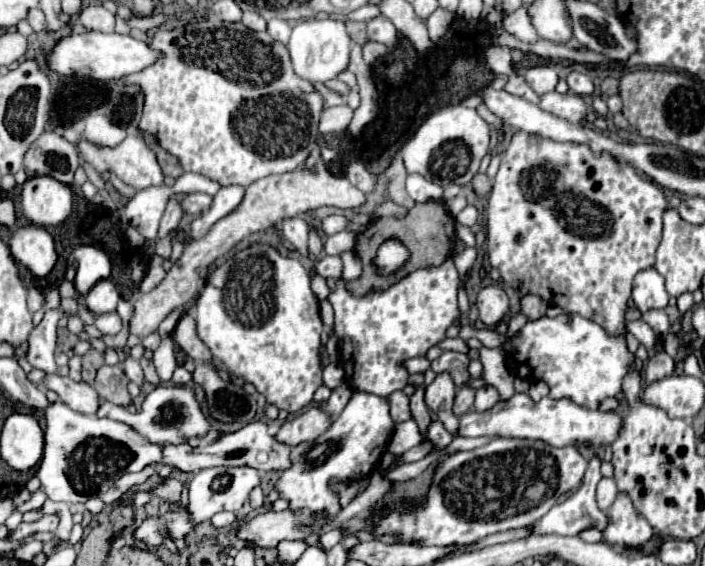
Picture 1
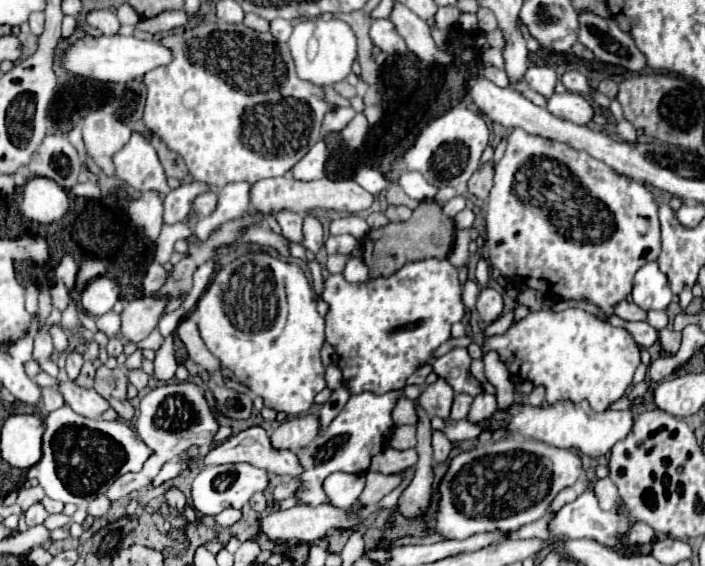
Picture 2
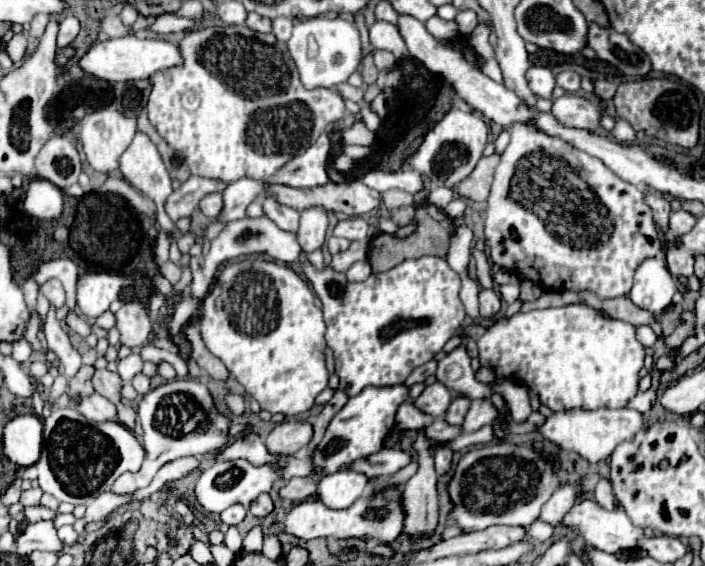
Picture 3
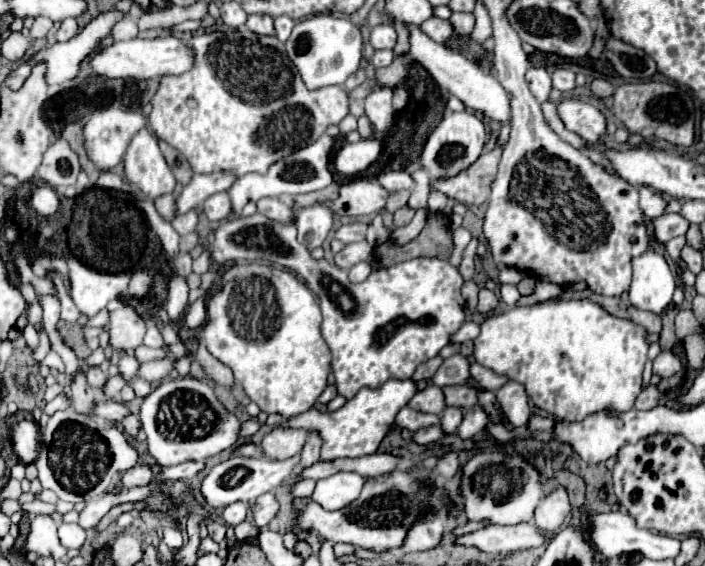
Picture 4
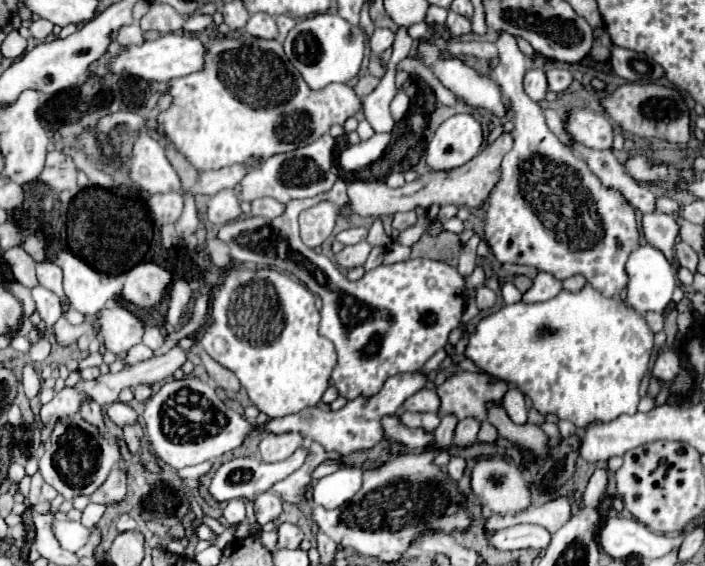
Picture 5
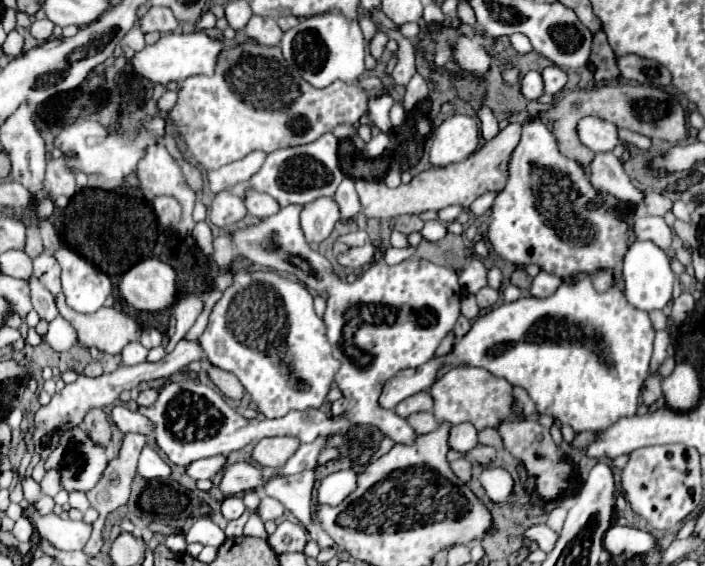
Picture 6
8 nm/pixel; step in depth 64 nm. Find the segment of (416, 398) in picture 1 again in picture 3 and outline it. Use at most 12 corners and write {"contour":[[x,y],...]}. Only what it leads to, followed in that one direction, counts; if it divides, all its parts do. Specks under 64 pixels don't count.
{"contour":[[418,430],[418,472],[402,488],[404,532],[438,524],[432,440]]}

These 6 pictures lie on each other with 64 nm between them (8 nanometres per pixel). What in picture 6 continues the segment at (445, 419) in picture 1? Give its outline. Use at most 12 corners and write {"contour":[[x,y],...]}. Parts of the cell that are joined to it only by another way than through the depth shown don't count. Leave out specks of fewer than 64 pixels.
{"contour":[[418,392],[402,400],[394,412],[408,418],[434,408],[428,392]]}

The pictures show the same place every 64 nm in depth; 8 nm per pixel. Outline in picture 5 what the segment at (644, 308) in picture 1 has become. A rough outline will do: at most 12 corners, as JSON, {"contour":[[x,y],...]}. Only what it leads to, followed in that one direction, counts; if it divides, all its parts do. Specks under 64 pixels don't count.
{"contour":[[642,244],[626,262],[628,304],[664,312],[676,288],[666,256]]}

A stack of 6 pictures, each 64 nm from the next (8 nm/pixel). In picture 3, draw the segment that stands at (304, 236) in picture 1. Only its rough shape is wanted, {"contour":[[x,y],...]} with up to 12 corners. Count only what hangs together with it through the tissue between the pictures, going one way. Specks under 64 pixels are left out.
{"contour":[[264,200],[266,216],[286,232],[298,232],[298,212]]}

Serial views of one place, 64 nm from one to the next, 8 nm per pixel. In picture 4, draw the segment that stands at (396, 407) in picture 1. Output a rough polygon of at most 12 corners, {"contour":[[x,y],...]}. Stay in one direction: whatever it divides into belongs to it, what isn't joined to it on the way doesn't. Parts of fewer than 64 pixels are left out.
{"contour":[[404,406],[396,426],[420,430],[434,426],[438,416]]}

